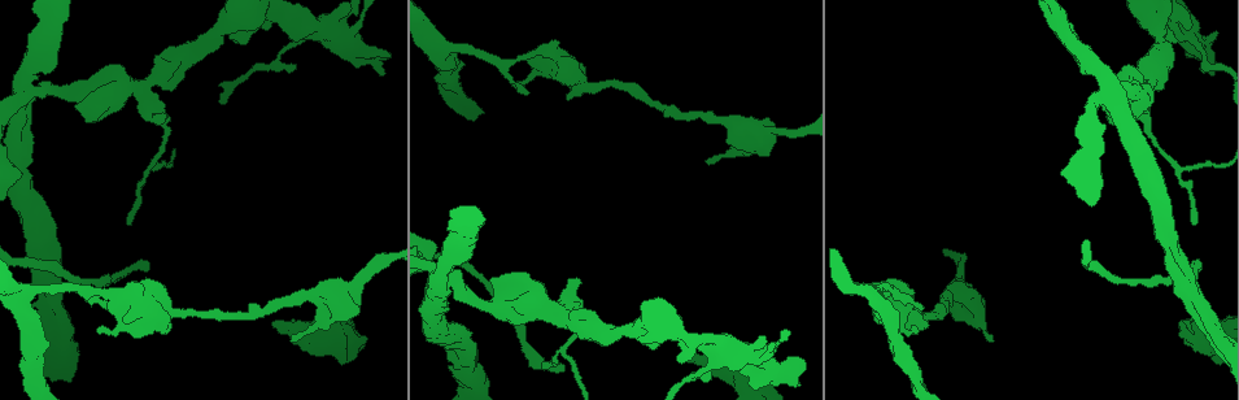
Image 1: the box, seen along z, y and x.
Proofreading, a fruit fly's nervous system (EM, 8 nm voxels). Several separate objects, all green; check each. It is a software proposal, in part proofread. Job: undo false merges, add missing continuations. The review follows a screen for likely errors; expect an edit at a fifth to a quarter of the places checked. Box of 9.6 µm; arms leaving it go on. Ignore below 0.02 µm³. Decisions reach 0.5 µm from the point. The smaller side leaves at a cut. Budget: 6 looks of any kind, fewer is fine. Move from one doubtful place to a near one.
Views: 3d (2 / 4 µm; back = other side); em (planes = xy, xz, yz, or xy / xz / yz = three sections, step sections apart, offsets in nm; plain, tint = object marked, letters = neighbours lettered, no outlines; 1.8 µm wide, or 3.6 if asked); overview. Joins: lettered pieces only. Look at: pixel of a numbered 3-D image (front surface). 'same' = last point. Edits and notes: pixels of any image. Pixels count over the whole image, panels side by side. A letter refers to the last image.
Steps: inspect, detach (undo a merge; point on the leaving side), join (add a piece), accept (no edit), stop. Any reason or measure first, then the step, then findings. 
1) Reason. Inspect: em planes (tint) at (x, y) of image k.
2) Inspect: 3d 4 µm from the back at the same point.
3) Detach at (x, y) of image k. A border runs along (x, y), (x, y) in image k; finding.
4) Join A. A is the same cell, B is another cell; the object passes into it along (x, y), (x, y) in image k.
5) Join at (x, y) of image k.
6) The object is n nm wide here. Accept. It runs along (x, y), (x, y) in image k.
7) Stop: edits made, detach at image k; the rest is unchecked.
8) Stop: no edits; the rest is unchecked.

Branch stops here. Inspect: 3d 4 µm at (275, 327) of image 1.

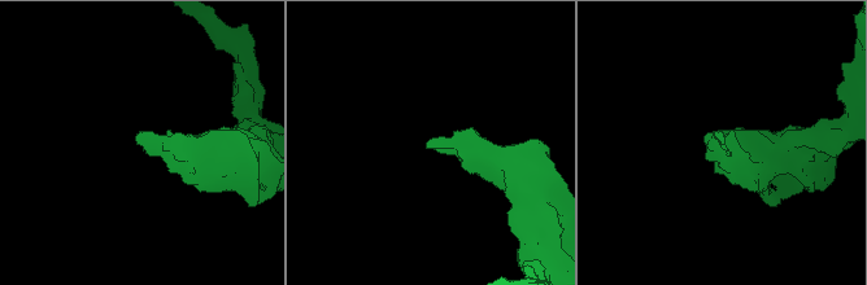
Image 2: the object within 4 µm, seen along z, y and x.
Now the EM. Inspect: em planes (letters) at (722, 139) of image 2.

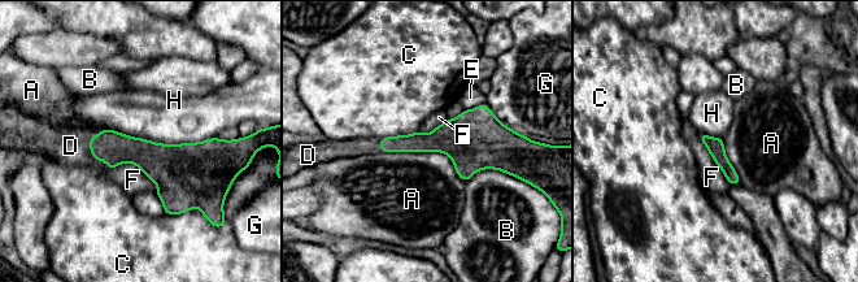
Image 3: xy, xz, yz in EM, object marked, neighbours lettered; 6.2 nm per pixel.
Join D. D is the same cell, A, B, C, E, F, G and H are other cells; the object passes into it along (112, 147), (91, 151), (70, 146) in image 3; the neuron continues.

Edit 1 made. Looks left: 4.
Redraw. Inspect: overview.

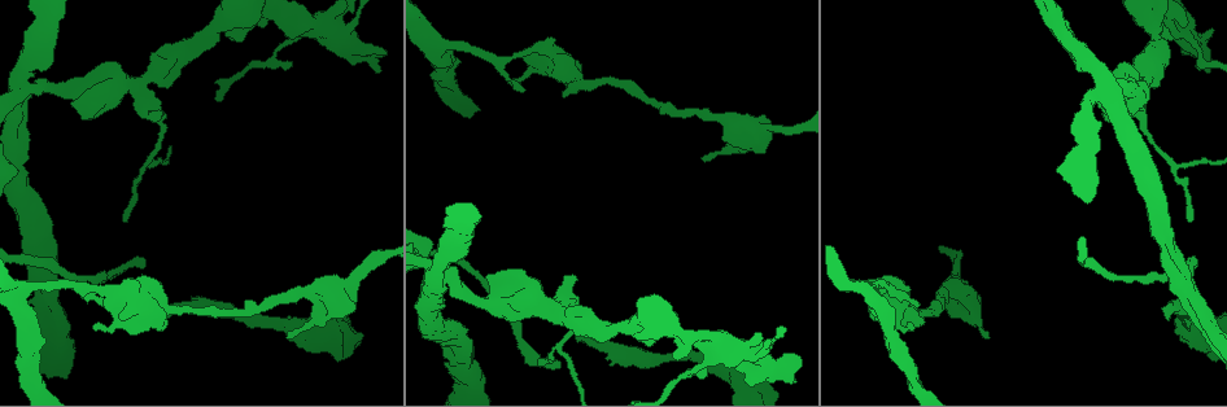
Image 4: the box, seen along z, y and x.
Free end. Inspect: em 3.6 µm planes (letters) at (1167, 318) of image 4.

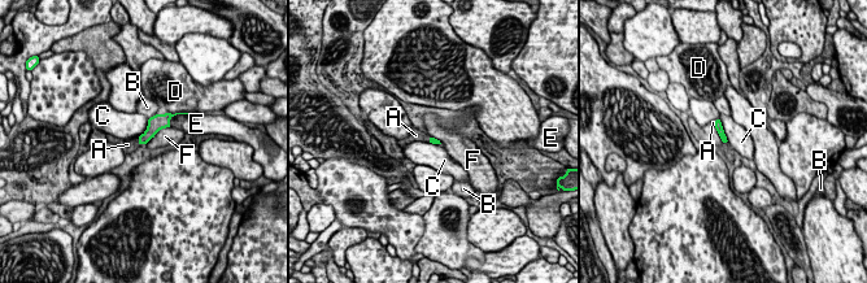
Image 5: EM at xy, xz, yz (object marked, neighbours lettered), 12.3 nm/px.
The longest contact is with F, 380 nm. Join A. A is the same cell, B, C, D, E and F are other cells; it goes on there.

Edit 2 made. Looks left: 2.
Stop: edits made, join at image 3, join at image 5; the rest is unchecked.

